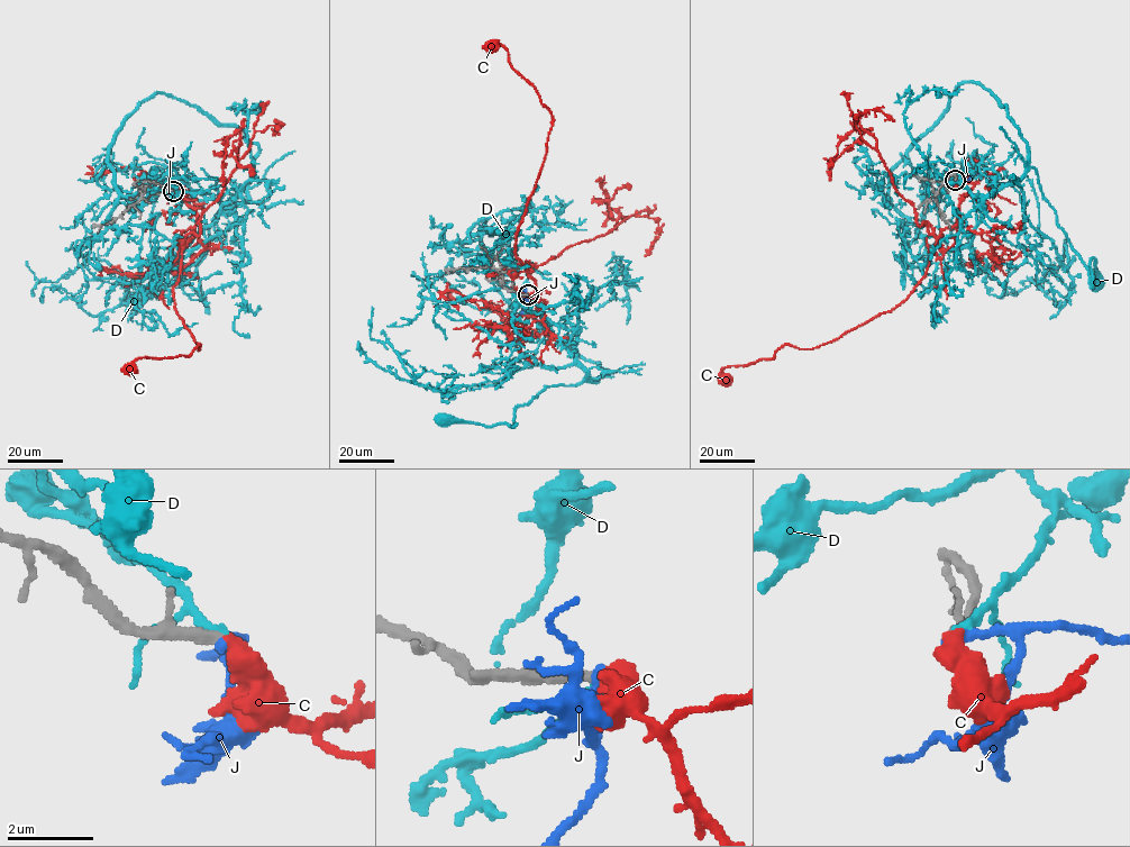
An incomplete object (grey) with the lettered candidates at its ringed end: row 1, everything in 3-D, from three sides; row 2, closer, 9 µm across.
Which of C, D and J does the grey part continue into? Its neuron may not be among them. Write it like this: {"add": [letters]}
{"add": ["C"]}

